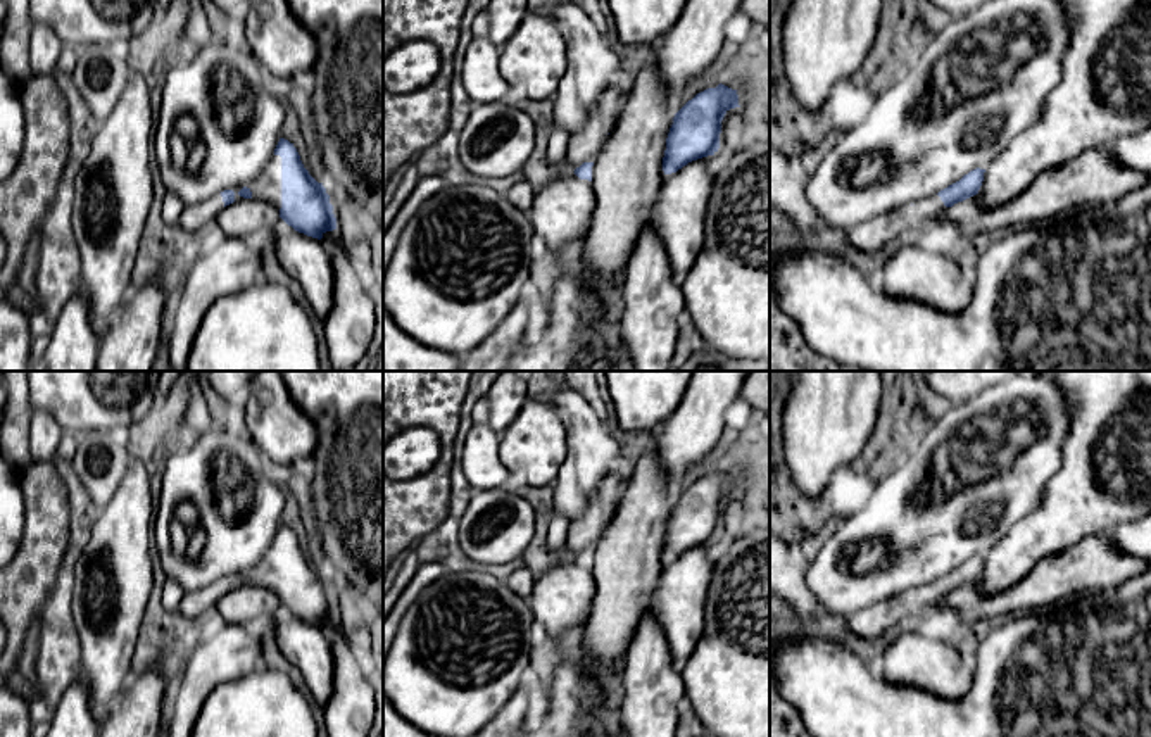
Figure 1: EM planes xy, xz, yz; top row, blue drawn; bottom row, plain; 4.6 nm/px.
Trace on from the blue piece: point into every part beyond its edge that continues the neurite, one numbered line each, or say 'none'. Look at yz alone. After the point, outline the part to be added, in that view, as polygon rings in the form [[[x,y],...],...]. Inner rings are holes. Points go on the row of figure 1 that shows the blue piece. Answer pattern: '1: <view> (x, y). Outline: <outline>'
1: yz (882, 233). Outline: [[[932,195],[913,205],[890,211],[849,230],[849,245],[861,252],[887,252],[894,245],[932,230],[946,209],[940,197]]]

